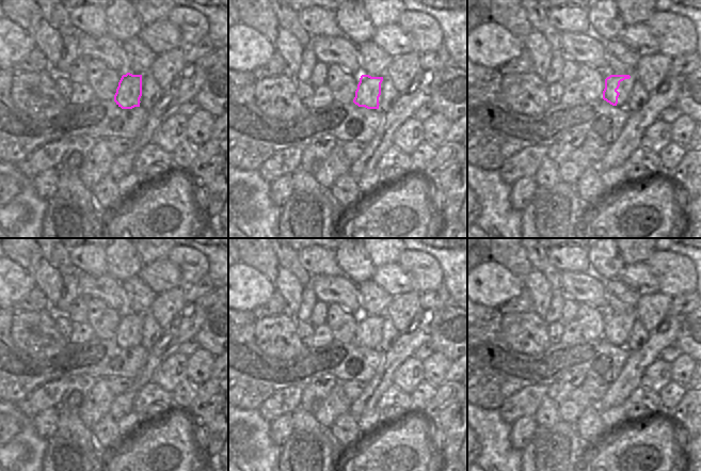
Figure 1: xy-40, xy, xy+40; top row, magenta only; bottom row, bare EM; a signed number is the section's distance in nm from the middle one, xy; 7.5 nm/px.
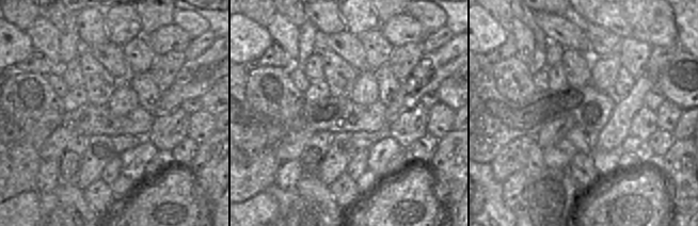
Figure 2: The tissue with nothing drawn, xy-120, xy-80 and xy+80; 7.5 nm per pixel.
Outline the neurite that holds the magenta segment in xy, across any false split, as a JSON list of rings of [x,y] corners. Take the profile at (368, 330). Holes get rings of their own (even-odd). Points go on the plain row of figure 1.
[[[362,314],[355,330],[353,342],[359,346],[379,348],[379,336],[381,334],[382,320],[383,316]]]

